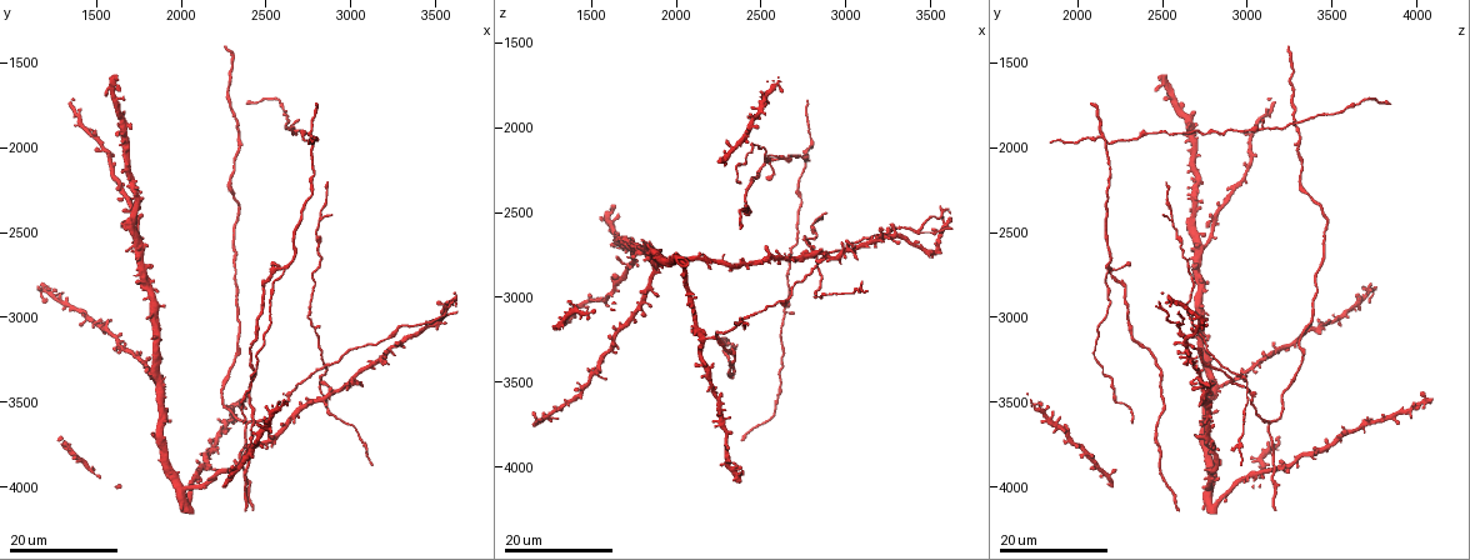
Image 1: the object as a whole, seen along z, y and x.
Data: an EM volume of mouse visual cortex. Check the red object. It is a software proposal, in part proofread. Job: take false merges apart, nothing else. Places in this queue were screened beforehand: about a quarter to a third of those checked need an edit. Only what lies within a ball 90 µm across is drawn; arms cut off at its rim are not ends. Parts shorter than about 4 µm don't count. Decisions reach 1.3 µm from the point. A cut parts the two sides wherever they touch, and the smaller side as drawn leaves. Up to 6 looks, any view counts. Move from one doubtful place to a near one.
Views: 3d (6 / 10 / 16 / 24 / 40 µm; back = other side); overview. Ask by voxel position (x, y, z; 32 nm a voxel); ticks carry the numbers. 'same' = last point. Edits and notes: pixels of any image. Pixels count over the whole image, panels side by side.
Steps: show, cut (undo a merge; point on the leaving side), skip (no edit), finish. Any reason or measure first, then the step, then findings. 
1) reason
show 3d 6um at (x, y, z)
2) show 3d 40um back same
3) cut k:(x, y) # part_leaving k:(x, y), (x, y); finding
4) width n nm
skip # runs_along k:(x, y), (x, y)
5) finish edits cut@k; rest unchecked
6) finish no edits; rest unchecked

three-way junction
show 3d 16um at (2620, 2740, 2180)

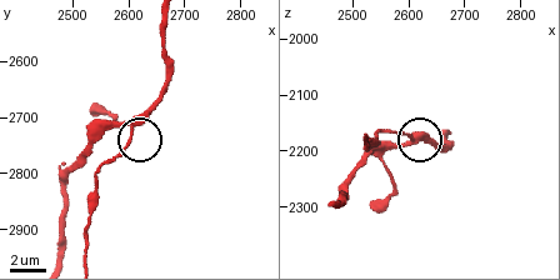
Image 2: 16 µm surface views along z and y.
show 3d 6um at (2610, 2720, 2175)

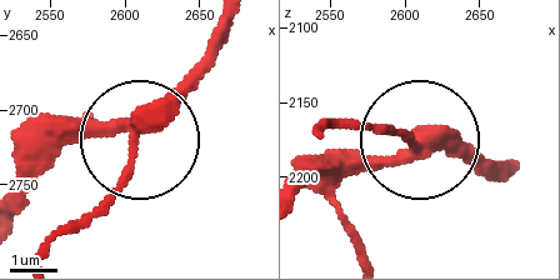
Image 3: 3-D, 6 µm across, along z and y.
cut 3:(106, 203) # part_leaving 3:(128, 149), (115, 181), (48, 253); two cells meet here

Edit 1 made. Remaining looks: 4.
show 3d 16um at (2420, 3740, 2460)

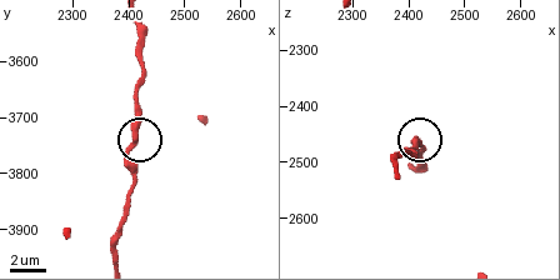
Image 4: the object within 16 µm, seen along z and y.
show 3d 6um at (2410, 3745, 2465)

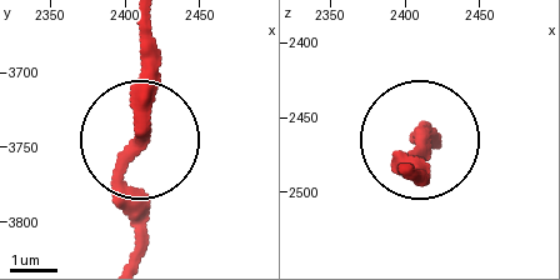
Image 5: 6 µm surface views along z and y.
skip # continuous, no second cell

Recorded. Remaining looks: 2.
finish edits cut@3; rest unchecked

